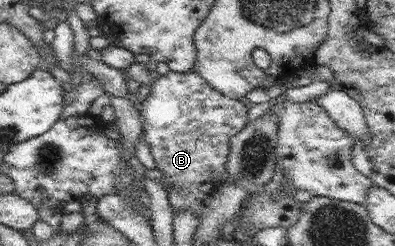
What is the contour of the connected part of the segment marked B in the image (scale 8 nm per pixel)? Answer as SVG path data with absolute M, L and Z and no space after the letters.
M169 70L152 82L149 97L140 105L142 133L149 141L151 155L163 177L158 181L167 190L174 213L193 212L199 219L205 207L204 199L214 192L216 185L227 174L226 163L230 141L247 123L248 109L245 103L231 99L213 89L198 73L179 73Z

